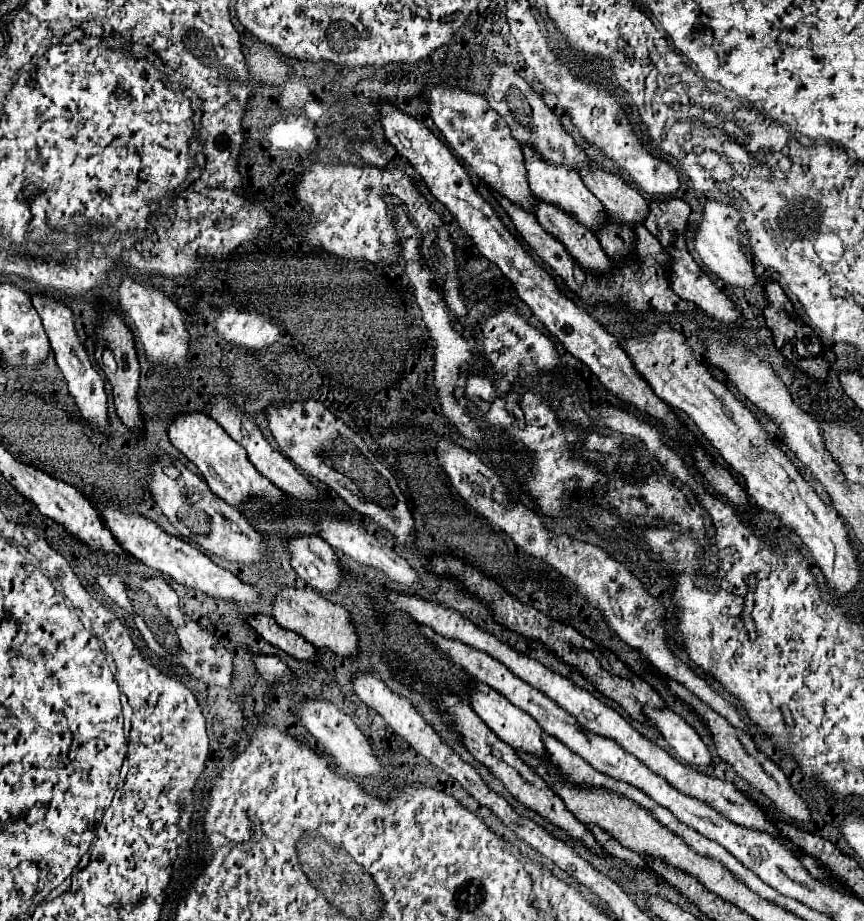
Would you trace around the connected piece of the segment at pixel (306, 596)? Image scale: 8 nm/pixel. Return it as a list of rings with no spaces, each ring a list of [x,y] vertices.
[[[295,588],[279,590],[279,594],[275,598],[275,606],[273,606],[273,618],[277,620],[277,624],[281,628],[297,632],[315,648],[331,650],[341,658],[357,658],[361,652],[357,628],[351,620],[349,610],[345,610],[339,604],[331,604],[329,600],[317,596],[311,590],[295,590]]]

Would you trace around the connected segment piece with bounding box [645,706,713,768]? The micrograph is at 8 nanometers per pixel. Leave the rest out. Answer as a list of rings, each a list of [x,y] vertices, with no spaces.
[[[645,706],[645,714],[651,720],[651,724],[663,734],[667,744],[677,752],[677,756],[697,768],[707,768],[713,764],[711,752],[707,750],[705,742],[699,738],[699,734],[673,710],[653,710]]]

